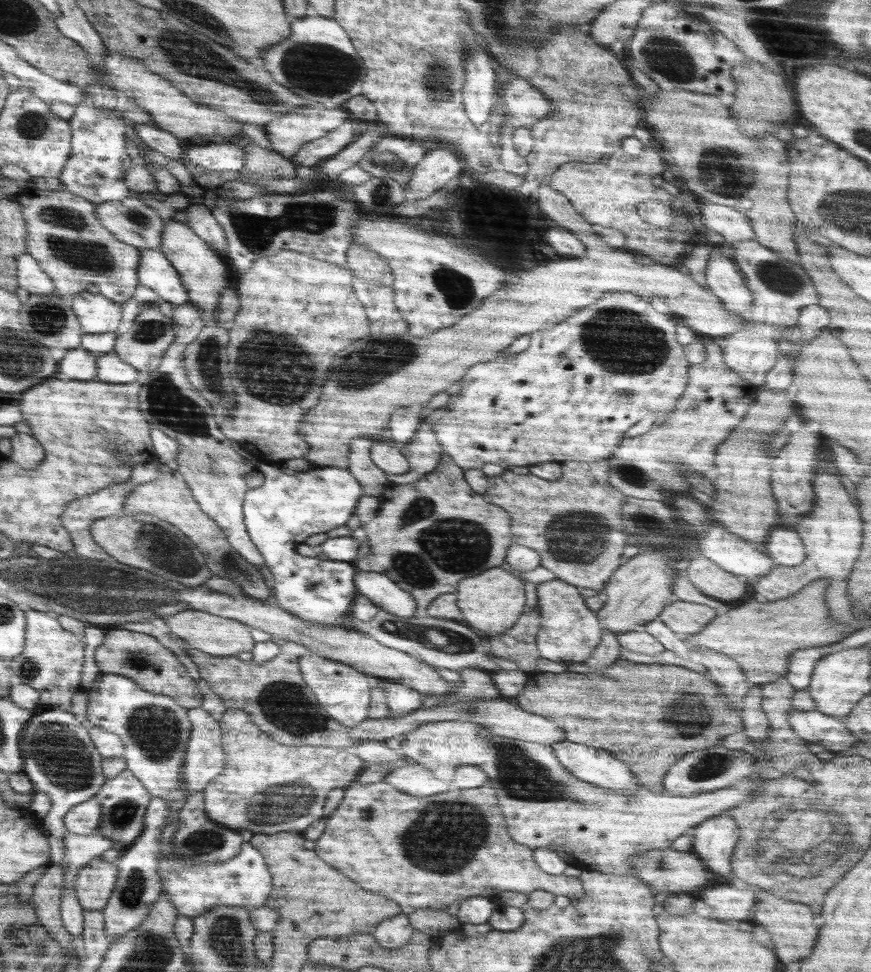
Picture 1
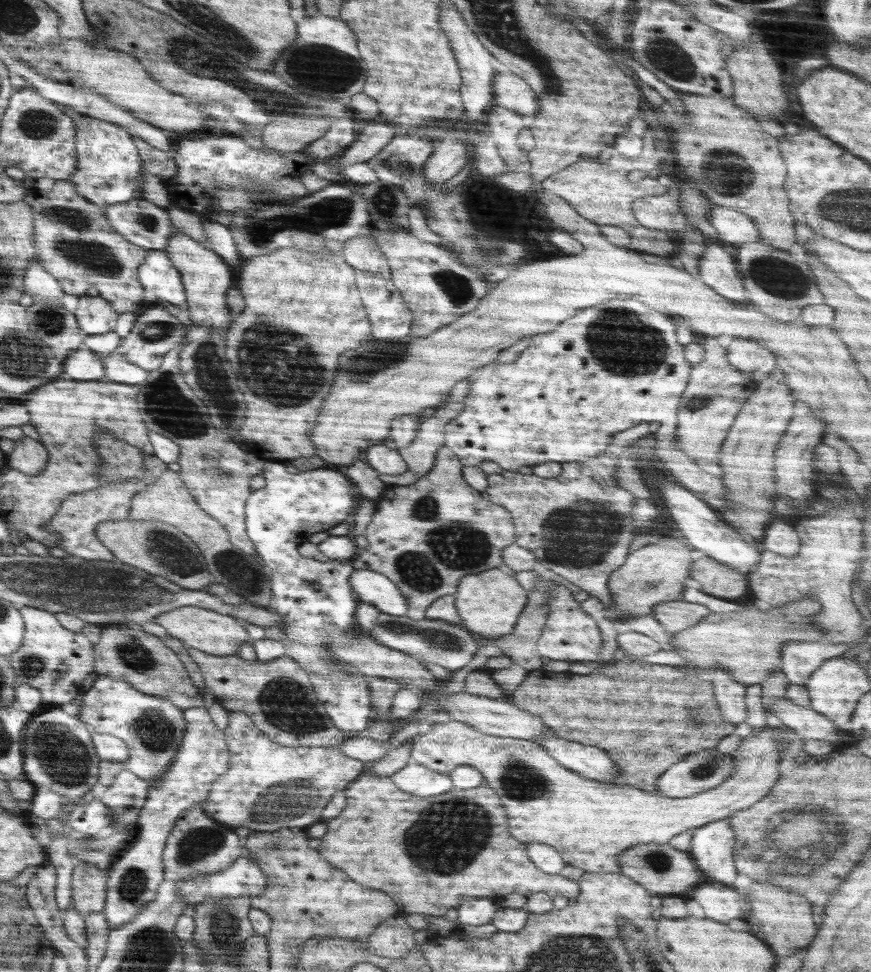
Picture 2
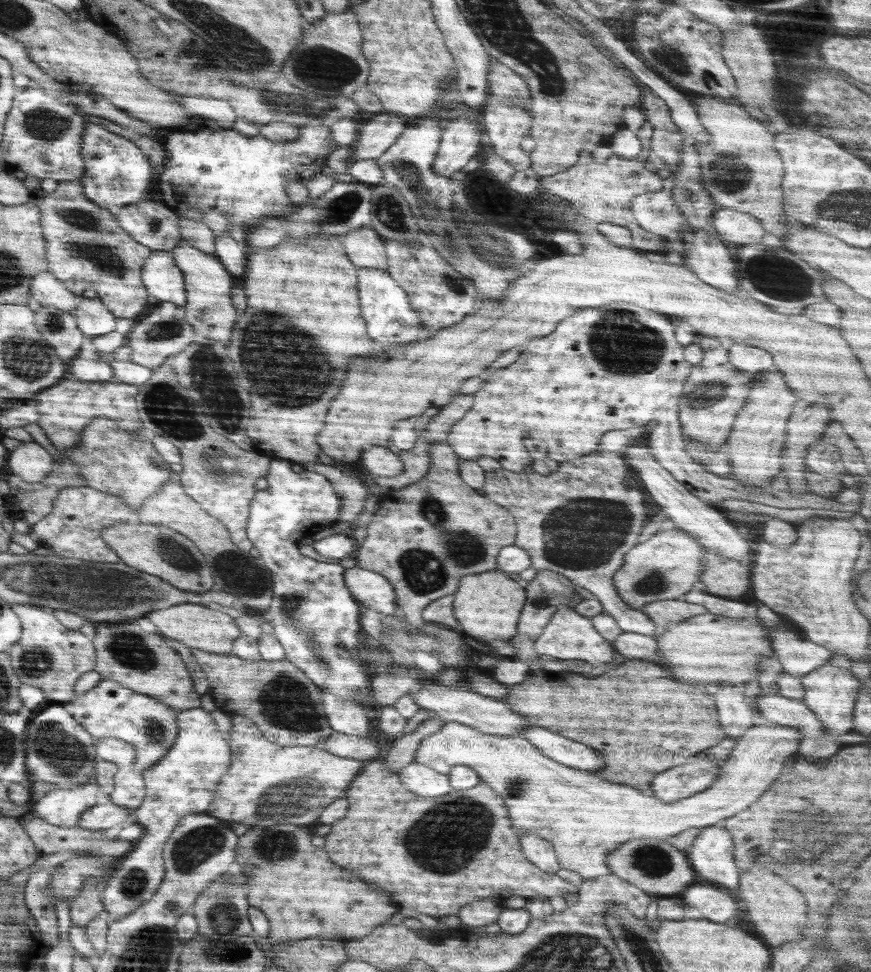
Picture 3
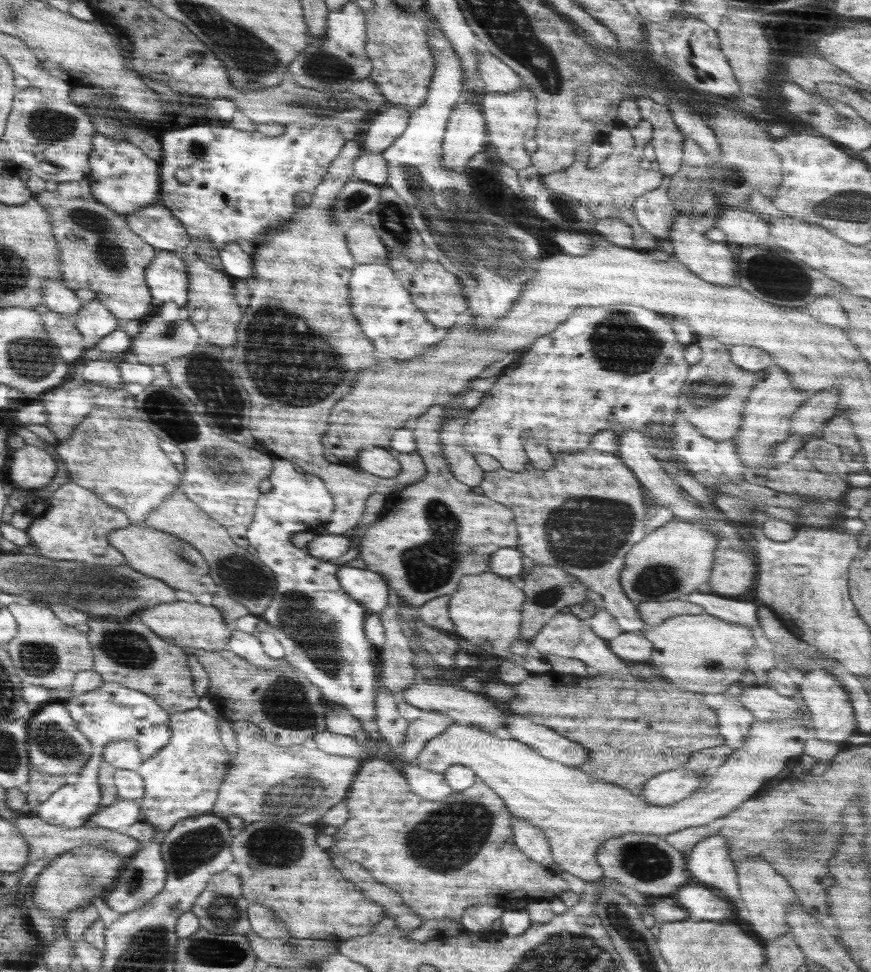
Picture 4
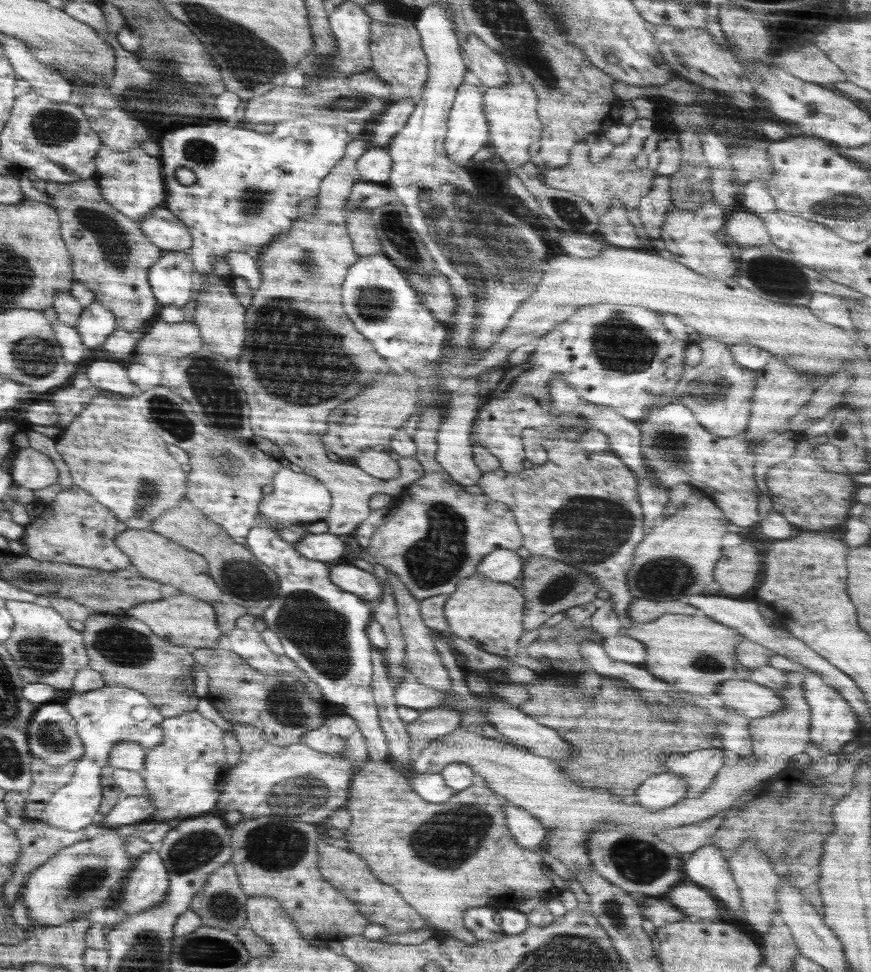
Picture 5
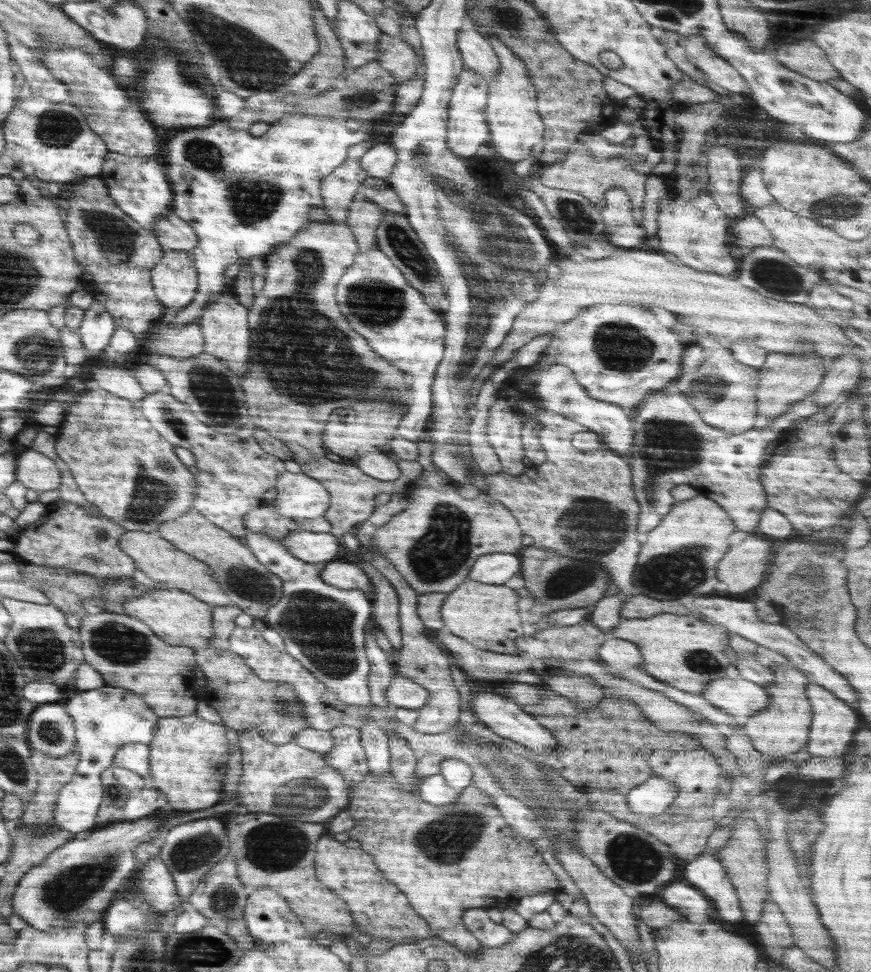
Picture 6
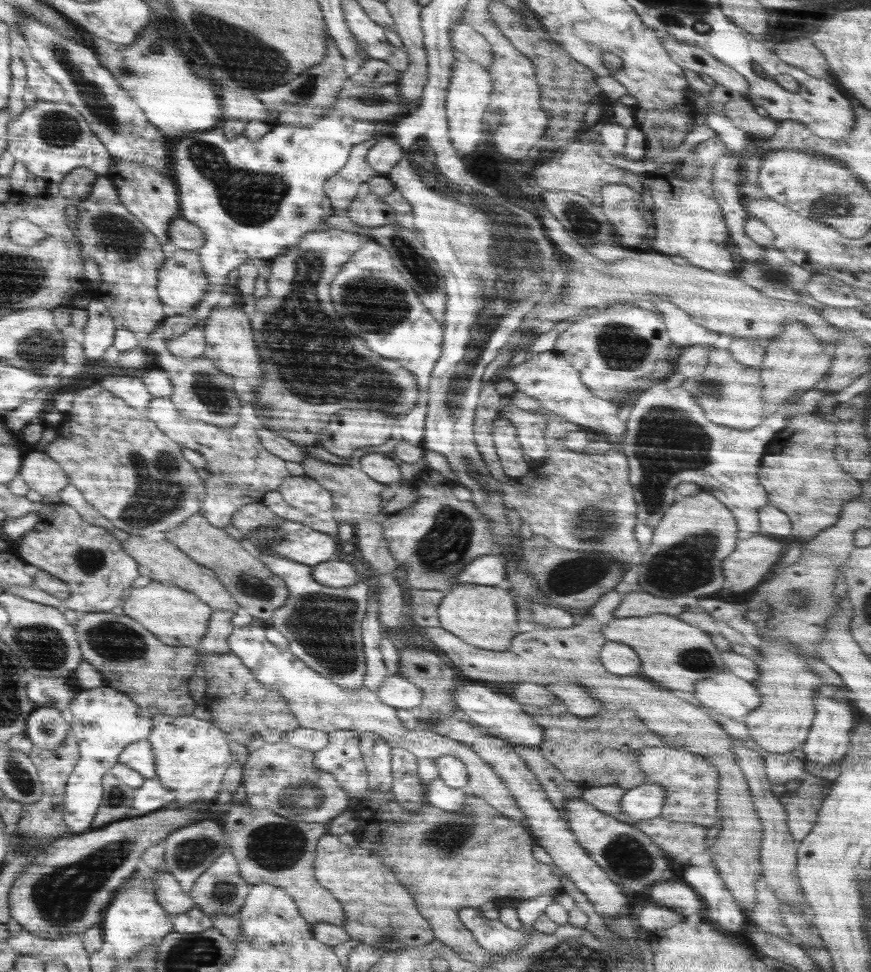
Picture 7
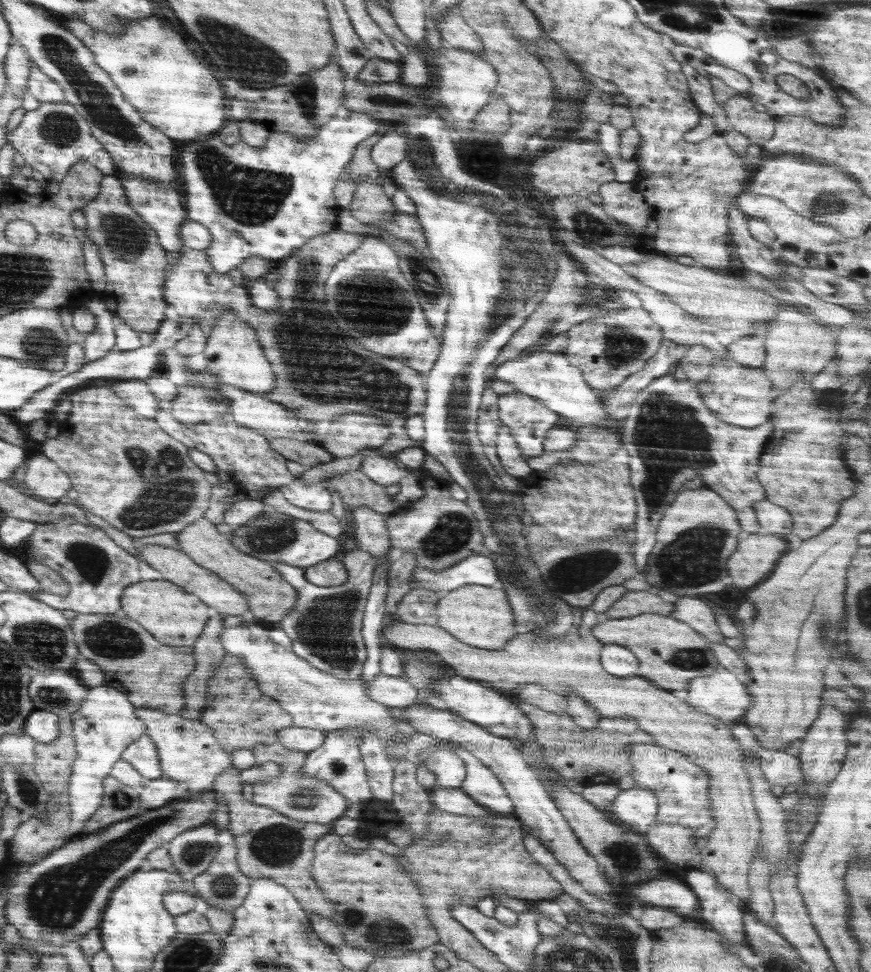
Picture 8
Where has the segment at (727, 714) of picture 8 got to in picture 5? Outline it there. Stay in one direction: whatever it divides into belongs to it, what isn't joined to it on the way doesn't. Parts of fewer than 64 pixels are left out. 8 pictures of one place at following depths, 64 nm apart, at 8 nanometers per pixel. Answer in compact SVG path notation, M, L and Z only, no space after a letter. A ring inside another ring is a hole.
M728 680L718 690L726 707L736 708L742 714L748 714L751 719L772 716L784 708L784 701L774 690L763 684L744 680Z

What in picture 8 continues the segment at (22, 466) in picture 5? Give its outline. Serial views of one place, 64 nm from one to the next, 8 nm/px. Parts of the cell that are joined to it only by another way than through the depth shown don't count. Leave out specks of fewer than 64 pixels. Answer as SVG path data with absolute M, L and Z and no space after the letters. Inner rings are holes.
M42 452L28 457L25 484L41 498L57 498L61 501L73 487L68 474Z

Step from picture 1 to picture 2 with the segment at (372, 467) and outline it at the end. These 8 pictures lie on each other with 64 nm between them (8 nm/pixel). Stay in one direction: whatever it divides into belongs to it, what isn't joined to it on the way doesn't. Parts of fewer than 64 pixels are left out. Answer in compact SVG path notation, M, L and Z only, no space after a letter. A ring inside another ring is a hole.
M364 449L358 451L358 456L356 456L354 464L348 466L343 472L353 484L358 486L357 490L365 499L377 501L387 489L386 485L379 481L380 476L378 472L368 466Z

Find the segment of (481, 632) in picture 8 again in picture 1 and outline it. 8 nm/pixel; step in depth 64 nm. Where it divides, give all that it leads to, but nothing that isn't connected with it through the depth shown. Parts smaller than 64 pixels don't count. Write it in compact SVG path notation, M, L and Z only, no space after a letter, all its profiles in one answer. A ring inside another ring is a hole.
M494 567L461 580L456 590L457 605L462 611L463 623L488 635L510 630L526 610L524 582L501 567Z

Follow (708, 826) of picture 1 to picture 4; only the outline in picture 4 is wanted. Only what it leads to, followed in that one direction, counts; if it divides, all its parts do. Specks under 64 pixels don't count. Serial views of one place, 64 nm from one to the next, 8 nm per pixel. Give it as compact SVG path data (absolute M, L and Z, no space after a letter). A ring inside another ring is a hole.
M714 832L696 844L687 855L686 867L694 880L714 886L718 894L740 906L740 892L735 862L730 860L731 849L722 834Z

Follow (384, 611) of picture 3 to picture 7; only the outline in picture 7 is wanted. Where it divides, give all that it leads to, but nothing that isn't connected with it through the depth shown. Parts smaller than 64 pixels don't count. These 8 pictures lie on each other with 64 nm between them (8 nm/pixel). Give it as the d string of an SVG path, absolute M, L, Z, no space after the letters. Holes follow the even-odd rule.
M331 559L313 567L314 580L334 588L344 588L360 582L360 573L352 563Z

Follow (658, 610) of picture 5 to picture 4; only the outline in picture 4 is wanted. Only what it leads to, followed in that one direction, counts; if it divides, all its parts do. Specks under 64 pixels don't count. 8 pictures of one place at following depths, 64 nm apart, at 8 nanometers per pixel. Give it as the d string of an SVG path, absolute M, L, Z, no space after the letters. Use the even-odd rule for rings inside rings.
M683 598L678 600L672 599L667 601L648 601L640 602L636 605L638 613L641 618L647 623L654 627L662 625L662 622L675 618L675 616L682 615L701 615L705 612L702 606L696 606L696 604L690 604Z

